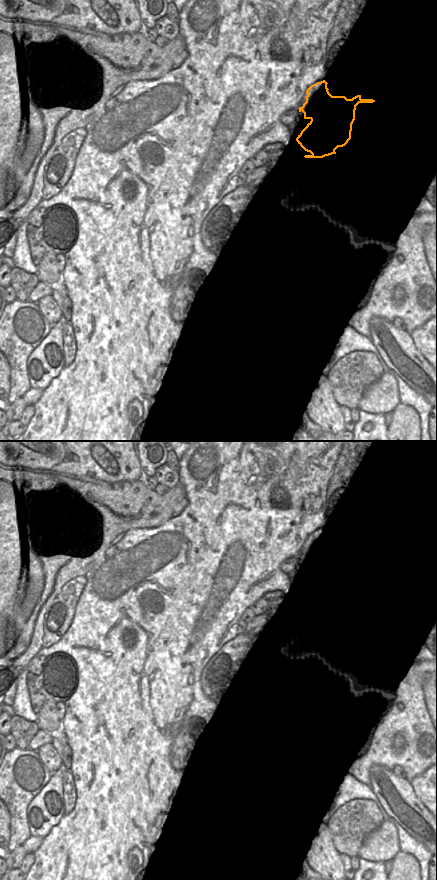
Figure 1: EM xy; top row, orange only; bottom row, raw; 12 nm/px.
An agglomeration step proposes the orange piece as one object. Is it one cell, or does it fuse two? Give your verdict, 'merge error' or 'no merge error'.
merge error

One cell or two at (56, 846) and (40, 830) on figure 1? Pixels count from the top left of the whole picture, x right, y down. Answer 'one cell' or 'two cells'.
two cells

